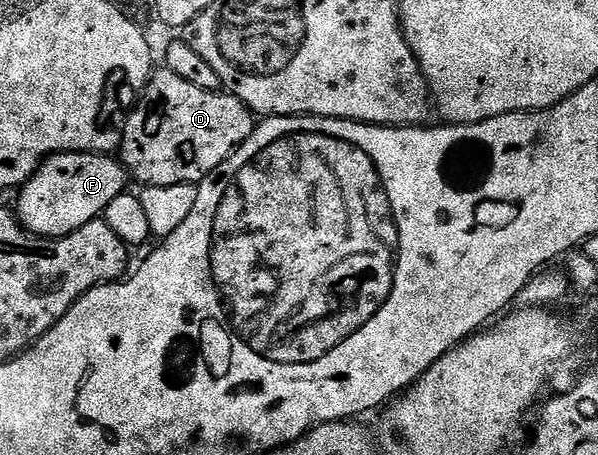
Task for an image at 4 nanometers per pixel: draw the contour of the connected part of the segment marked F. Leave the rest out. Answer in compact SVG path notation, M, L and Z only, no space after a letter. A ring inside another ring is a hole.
M51 154L17 191L18 221L22 223L22 227L37 234L39 238L63 238L73 230L84 228L84 224L88 224L93 218L103 217L108 204L112 204L116 196L127 193L126 182L128 183L126 168L117 157L108 154Z

